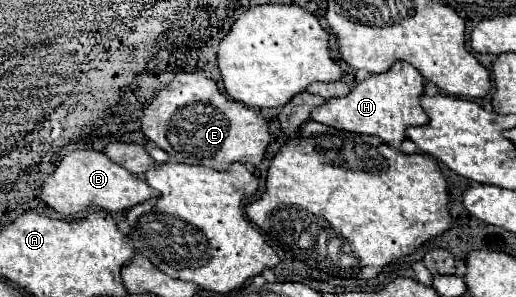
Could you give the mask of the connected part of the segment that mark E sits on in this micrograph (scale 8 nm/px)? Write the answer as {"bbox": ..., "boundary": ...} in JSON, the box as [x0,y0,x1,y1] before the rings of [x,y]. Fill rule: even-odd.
{"bbox":[142,71,270,169],"boundary":[[[186,71],[176,73],[174,79],[164,89],[156,91],[156,97],[142,111],[142,133],[146,135],[146,139],[154,141],[160,149],[164,149],[172,161],[204,165],[204,167],[212,167],[212,169],[226,169],[234,161],[258,165],[262,161],[268,141],[270,141],[268,125],[262,115],[258,115],[248,105],[222,95],[218,91],[216,83],[208,77],[204,77],[202,73],[186,73]]]}

